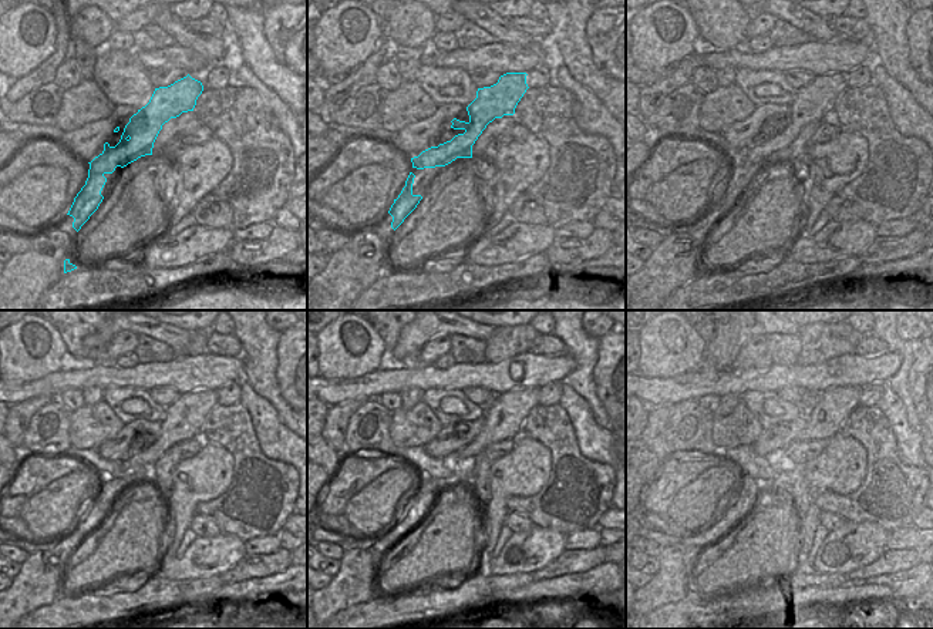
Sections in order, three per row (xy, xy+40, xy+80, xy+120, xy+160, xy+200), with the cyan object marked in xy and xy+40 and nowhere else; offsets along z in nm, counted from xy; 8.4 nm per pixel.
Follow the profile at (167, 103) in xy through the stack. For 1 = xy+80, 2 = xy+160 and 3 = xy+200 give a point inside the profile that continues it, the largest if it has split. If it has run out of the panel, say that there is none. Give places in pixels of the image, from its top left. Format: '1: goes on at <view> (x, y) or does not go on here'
1: goes on at xy+80 (815, 101)
2: goes on at xy+160 (504, 417)
3: goes on at xy+200 (824, 421)

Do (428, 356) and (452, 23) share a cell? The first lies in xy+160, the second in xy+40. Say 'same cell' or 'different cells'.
same cell

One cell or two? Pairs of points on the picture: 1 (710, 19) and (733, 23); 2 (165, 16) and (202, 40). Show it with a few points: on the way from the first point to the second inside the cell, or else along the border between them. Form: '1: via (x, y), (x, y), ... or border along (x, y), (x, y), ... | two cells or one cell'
1: via (716, 19), (727, 23) | one cell
2: via (174, 24), (187, 37), (194, 40) | one cell

